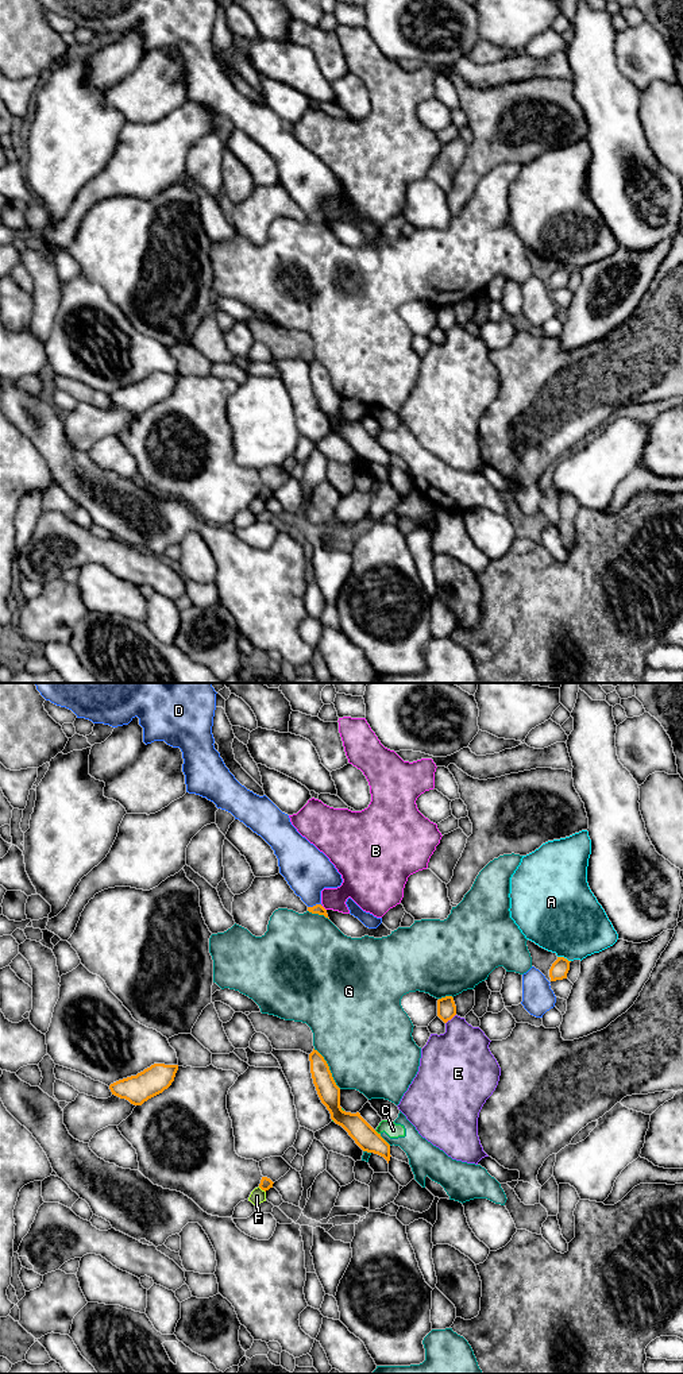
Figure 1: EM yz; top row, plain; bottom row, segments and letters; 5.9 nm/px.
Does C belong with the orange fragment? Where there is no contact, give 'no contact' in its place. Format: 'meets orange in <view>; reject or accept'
meets orange in yz; reject

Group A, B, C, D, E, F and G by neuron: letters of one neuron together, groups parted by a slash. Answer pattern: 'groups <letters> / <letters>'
groups A / B / C G / D / E / F

